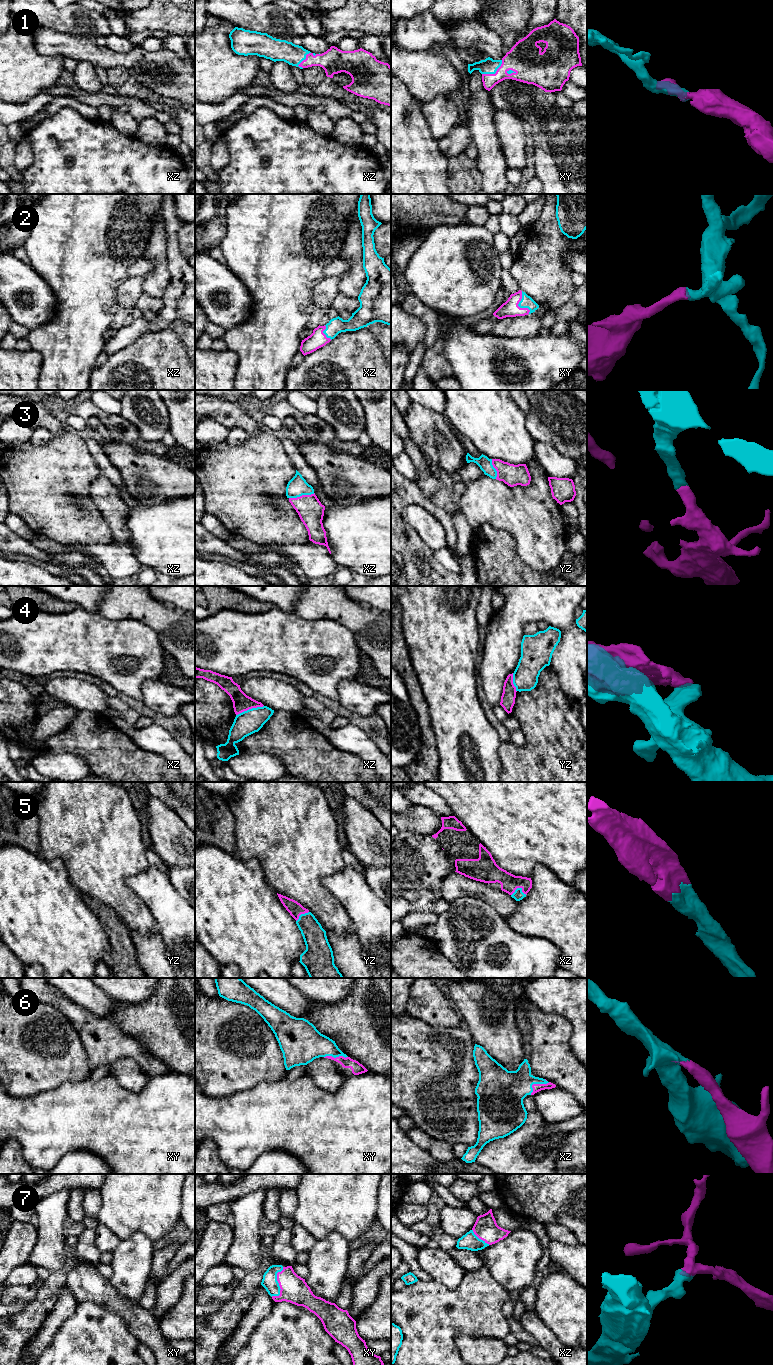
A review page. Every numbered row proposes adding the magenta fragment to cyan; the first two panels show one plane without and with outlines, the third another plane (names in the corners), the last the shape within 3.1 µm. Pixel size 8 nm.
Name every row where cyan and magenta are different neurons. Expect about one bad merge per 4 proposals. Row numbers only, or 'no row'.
4

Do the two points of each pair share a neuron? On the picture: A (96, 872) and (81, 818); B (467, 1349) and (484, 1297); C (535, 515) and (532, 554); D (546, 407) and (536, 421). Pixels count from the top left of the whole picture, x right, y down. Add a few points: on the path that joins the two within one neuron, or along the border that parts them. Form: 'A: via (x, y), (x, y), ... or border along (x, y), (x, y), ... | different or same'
A: via (96, 859), (96, 833), (94, 831) | same
B: border along (494, 1337), (473, 1337), (459, 1334), (454, 1343) | different
C: via (535, 525), (535, 530), (532, 533), (532, 544) | same
D: via (546, 410), (539, 418) | same

